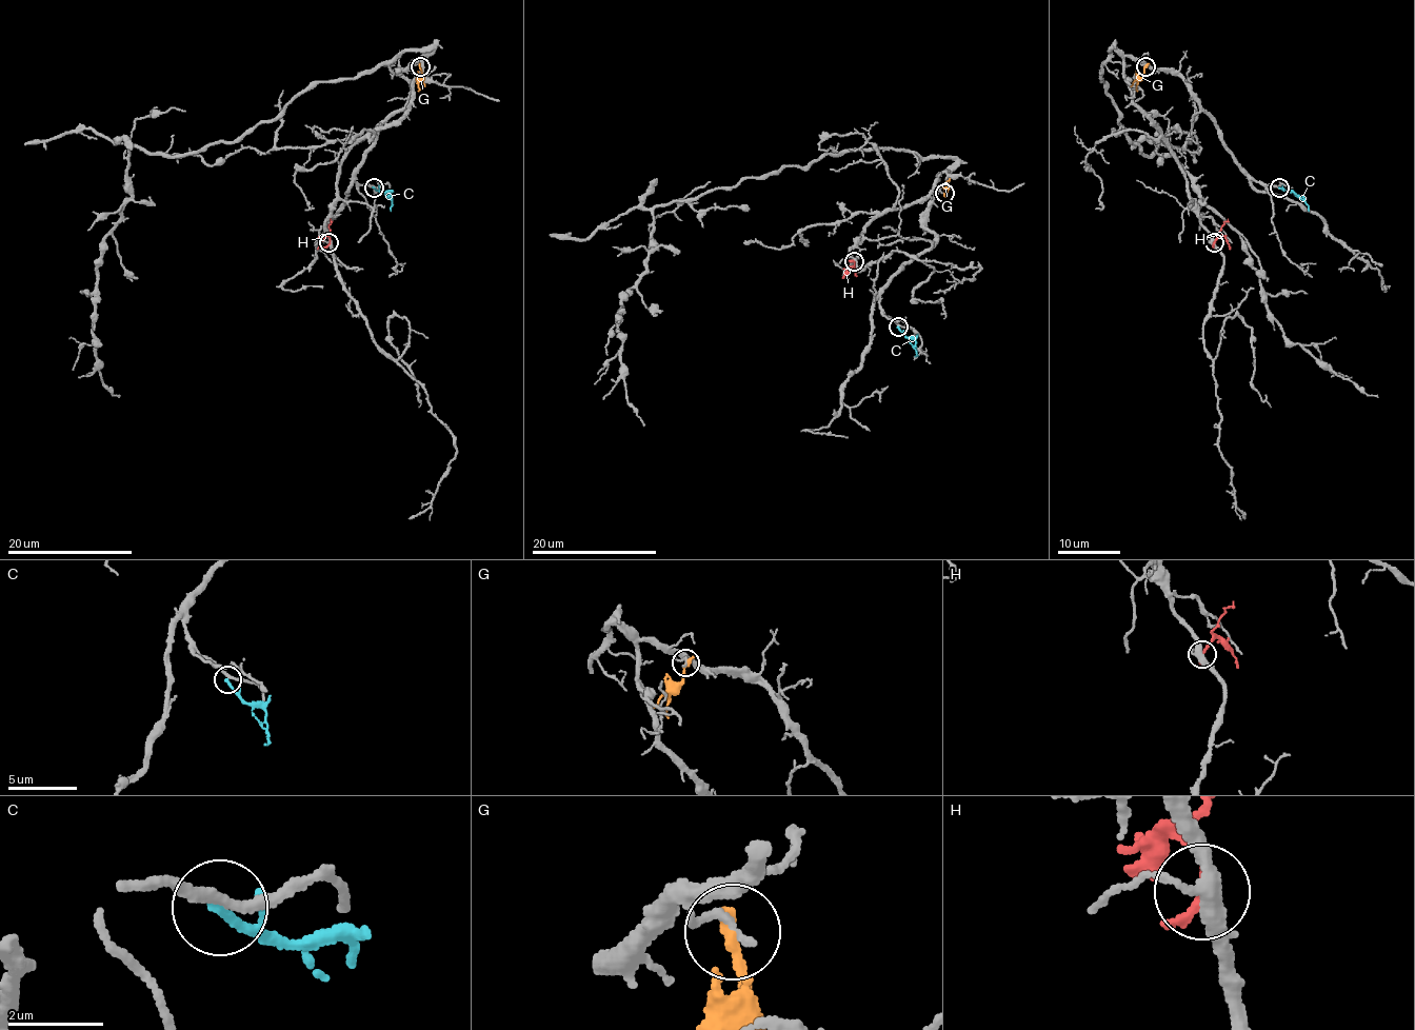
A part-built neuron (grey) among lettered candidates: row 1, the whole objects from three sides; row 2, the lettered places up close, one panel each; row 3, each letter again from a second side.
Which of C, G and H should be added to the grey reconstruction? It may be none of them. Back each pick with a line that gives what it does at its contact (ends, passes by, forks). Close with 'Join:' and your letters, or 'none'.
Join: none

